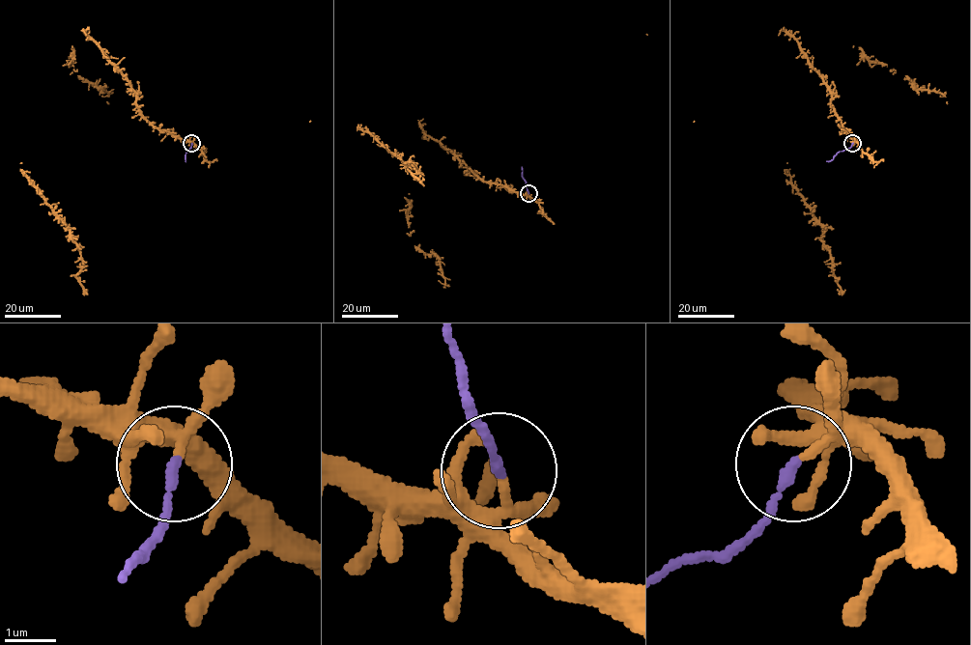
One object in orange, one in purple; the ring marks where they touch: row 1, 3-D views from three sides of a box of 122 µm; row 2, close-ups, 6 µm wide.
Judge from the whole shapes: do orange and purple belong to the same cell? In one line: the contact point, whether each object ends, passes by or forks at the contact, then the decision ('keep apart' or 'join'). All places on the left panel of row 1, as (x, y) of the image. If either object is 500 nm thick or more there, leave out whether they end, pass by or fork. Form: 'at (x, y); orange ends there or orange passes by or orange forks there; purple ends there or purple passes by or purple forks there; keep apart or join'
at (191, 143); orange passes by; purple ends there; keep apart

